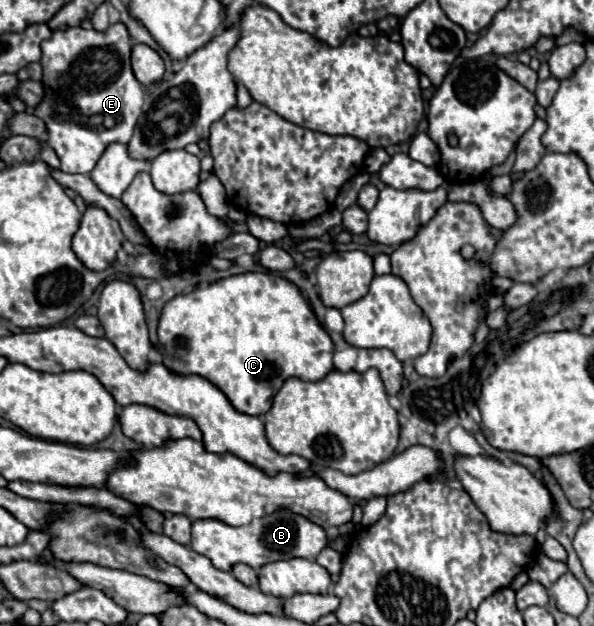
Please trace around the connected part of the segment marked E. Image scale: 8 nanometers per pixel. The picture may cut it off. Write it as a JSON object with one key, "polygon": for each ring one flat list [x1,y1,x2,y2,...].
{"polygon":[[122,23,110,25,110,29,104,31,104,33,98,33,96,29,82,29,82,27,70,27,70,29,66,29,66,31,54,31,52,37,42,43,42,59,40,59,40,63,42,63,42,67,44,67,44,79,42,79,42,81,44,81,44,85,46,85,46,95,44,95,44,101,36,107,34,115,38,115,40,119,44,119,46,127,48,127,48,145,56,151,64,173,82,173,82,175,86,175,86,173,90,173,90,171,96,167,100,155,104,153,104,149,106,149,110,143,114,143,114,141,128,143,128,141,132,139,136,121,138,121,138,117,140,117,140,113,142,113,142,105,144,105,144,85,138,83,136,77,132,75,132,67,130,67,130,47,132,47,132,45,130,45,130,39,128,39,128,31,126,31,126,27,124,27]]}

